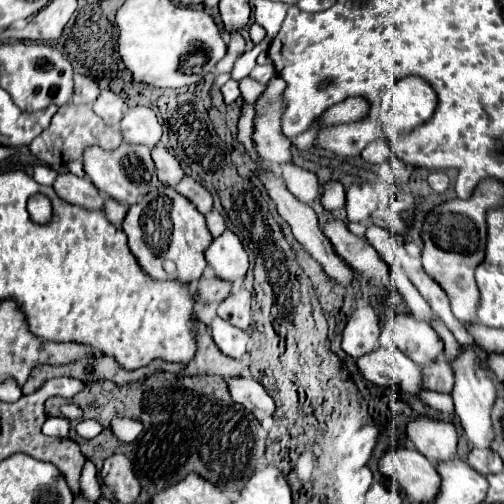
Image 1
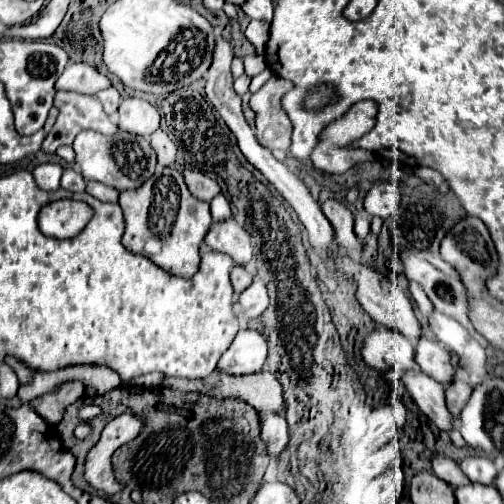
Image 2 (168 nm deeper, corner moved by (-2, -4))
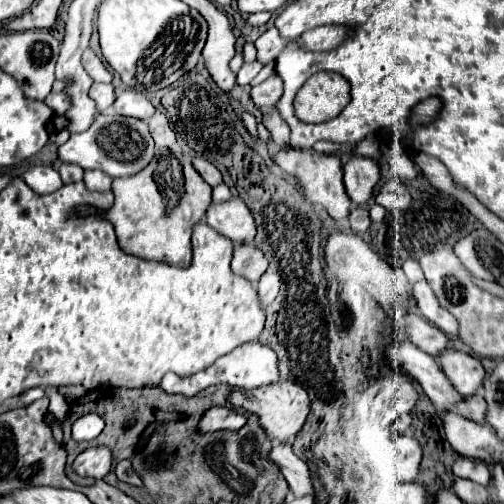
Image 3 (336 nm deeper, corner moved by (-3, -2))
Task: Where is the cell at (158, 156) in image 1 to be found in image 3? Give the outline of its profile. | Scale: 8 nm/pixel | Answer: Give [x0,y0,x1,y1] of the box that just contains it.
[149,112,175,148]

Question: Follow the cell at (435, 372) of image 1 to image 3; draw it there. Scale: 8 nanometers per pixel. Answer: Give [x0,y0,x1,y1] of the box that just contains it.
[457,394,487,422]

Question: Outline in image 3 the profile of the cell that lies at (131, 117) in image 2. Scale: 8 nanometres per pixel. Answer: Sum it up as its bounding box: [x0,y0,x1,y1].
[113,90,155,120]

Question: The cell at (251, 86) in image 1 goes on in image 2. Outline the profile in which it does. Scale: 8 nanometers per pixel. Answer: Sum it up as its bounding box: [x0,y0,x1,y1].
[244,56,266,78]

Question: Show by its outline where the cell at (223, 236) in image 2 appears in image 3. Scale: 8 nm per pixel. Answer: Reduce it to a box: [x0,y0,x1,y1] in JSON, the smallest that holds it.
[205,196,255,244]

